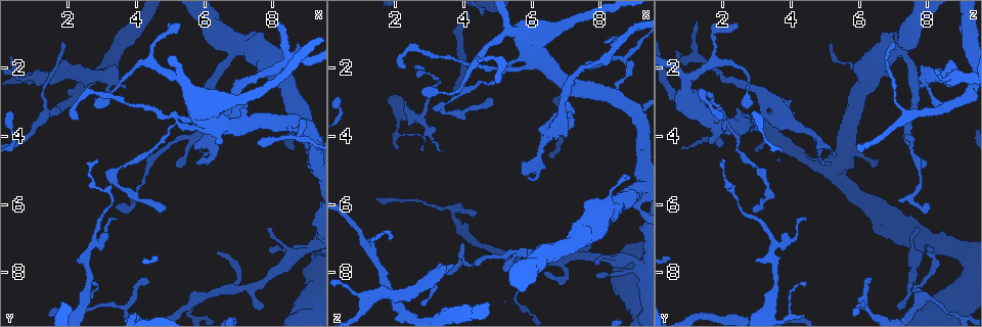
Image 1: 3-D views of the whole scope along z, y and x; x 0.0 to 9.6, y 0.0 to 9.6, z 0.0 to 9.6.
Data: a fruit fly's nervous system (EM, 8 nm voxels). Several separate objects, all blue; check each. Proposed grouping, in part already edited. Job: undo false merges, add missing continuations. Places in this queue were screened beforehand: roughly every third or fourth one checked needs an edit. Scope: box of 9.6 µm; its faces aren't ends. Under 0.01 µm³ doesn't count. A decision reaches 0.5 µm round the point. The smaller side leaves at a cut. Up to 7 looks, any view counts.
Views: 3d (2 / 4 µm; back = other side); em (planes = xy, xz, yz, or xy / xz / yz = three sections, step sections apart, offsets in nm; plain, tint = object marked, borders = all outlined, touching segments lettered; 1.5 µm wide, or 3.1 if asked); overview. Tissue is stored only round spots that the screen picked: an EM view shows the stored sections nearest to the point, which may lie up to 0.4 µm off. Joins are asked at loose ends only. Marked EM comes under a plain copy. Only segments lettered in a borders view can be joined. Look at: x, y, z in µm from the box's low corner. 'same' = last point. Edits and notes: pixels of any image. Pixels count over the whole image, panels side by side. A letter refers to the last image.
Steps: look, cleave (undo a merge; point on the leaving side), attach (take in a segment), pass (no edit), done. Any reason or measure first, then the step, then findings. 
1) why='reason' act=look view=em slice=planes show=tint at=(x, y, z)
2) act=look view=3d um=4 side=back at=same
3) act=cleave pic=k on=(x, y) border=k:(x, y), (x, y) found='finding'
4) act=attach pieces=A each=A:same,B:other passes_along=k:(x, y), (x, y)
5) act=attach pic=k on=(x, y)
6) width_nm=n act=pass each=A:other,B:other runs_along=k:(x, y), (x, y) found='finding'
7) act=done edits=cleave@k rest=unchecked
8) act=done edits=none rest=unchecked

why='three-way junction' act=look view=em slice=xy step=8 show=tint at=(5.65, 4.10, 7.45)

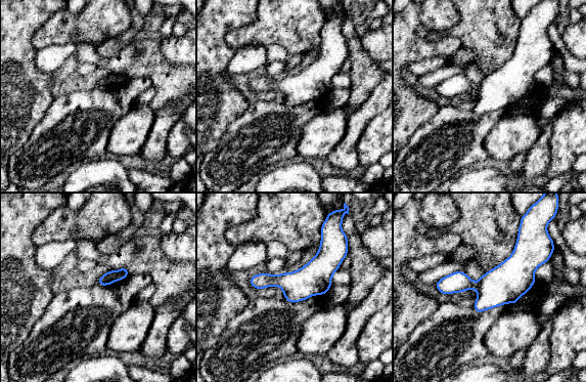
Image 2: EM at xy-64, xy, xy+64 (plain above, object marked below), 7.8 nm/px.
act=look view=em slice=planes show=borders at=same

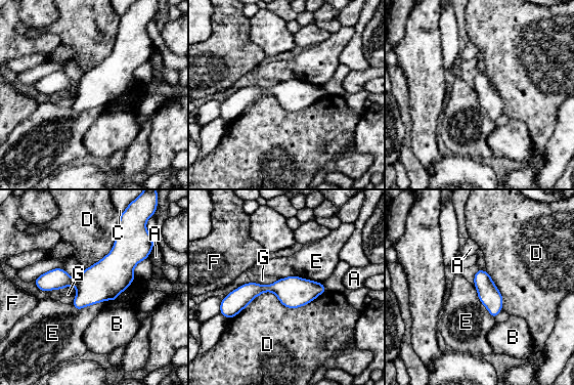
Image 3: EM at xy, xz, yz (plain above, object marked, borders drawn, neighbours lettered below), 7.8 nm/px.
longest_contact=D:800nm act=pass each=A:other,B:other,C:other,D:other,E:other,F:other,G:other runs_along=3:(130, 242), (92, 282), (37, 282) found='all the same neuron'

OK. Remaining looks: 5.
why='free end' act=look view=em slice=planes show=borders at=(8.70, 1.20, 5.20)

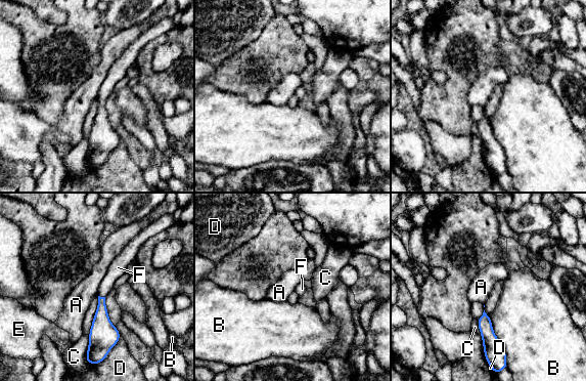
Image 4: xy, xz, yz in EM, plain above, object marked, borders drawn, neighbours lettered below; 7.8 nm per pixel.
act=attach pieces=F each=A:other,B:other,C:other,D:other,E:other,F:same passes_along=4:(101, 329), (101, 297), (116, 269) found='it goes on there'

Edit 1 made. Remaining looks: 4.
act=look view=overview

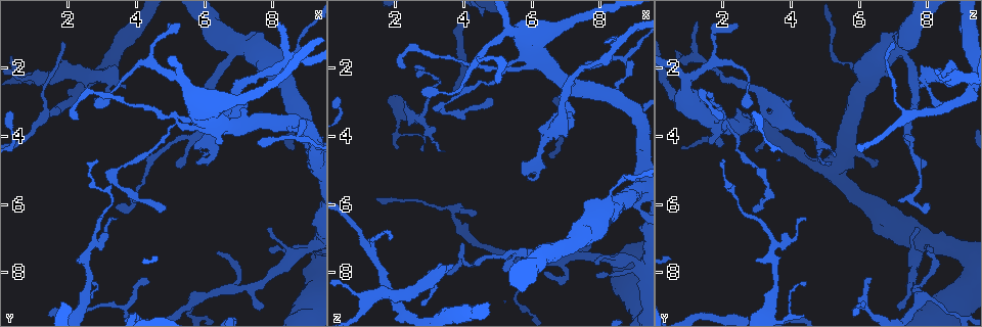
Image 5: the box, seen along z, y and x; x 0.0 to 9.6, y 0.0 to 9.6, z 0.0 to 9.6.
why='tapers out' act=look view=3d um=4 at=(8.15, 0.65, 1.30)

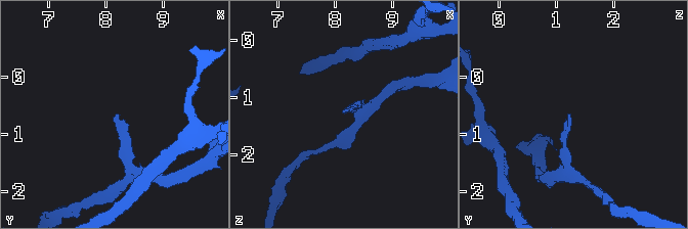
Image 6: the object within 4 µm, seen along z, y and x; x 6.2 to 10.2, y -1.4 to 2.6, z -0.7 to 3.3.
act=look view=em slice=xz step=8 show=borders at=(8.15, 0.65, 1.20)

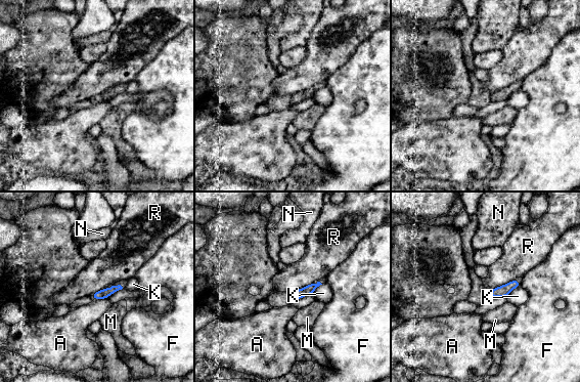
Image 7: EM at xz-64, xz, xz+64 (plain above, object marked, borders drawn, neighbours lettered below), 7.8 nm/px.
act=look view=em slice=planes show=borders at=same

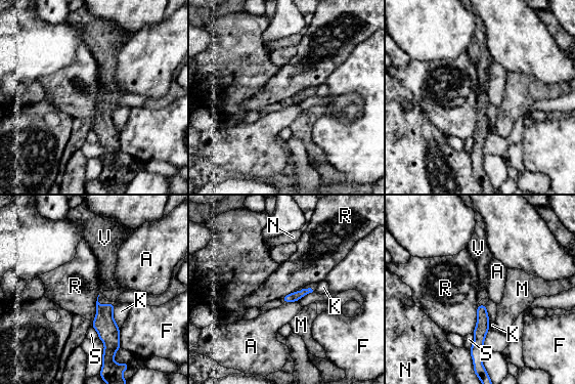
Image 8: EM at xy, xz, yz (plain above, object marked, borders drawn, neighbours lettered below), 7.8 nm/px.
longest_contact=R:240nm act=attach pieces=V each=A:other,F:other,K:other,M:other,N:other,R:other,S:other,V:same passes_along=8:(295, 296), (308, 288), (313, 286) found='the neuron continues'

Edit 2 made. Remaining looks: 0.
act=done edits=attach@4,attach@8 rest=unchecked

